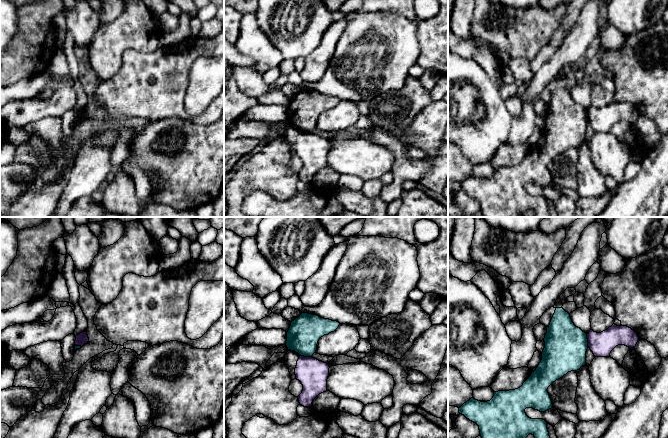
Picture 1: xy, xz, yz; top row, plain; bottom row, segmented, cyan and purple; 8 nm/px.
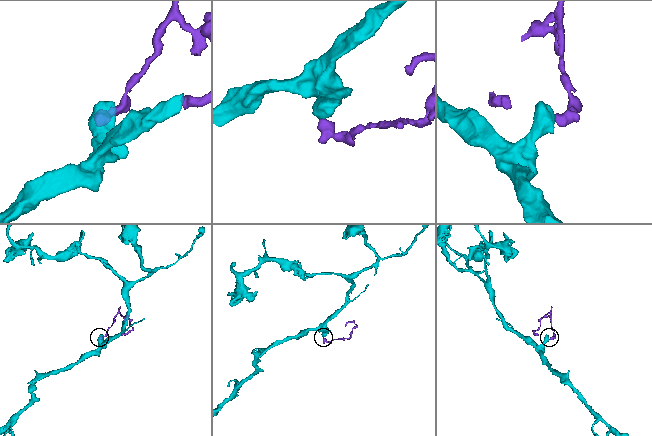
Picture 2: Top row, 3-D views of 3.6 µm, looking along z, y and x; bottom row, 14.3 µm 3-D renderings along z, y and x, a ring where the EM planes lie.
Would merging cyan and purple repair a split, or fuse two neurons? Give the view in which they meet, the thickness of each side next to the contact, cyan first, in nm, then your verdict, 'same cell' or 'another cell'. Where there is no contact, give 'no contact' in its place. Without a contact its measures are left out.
yz | 340/190 nm | another cell

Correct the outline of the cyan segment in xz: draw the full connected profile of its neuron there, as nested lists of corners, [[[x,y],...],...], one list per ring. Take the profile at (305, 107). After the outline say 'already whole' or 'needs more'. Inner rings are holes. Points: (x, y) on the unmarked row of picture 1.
[[[302,89],[291,98],[287,108],[286,122],[300,132],[311,133],[317,126],[321,113],[334,108],[340,99],[317,91]]]; already whole

